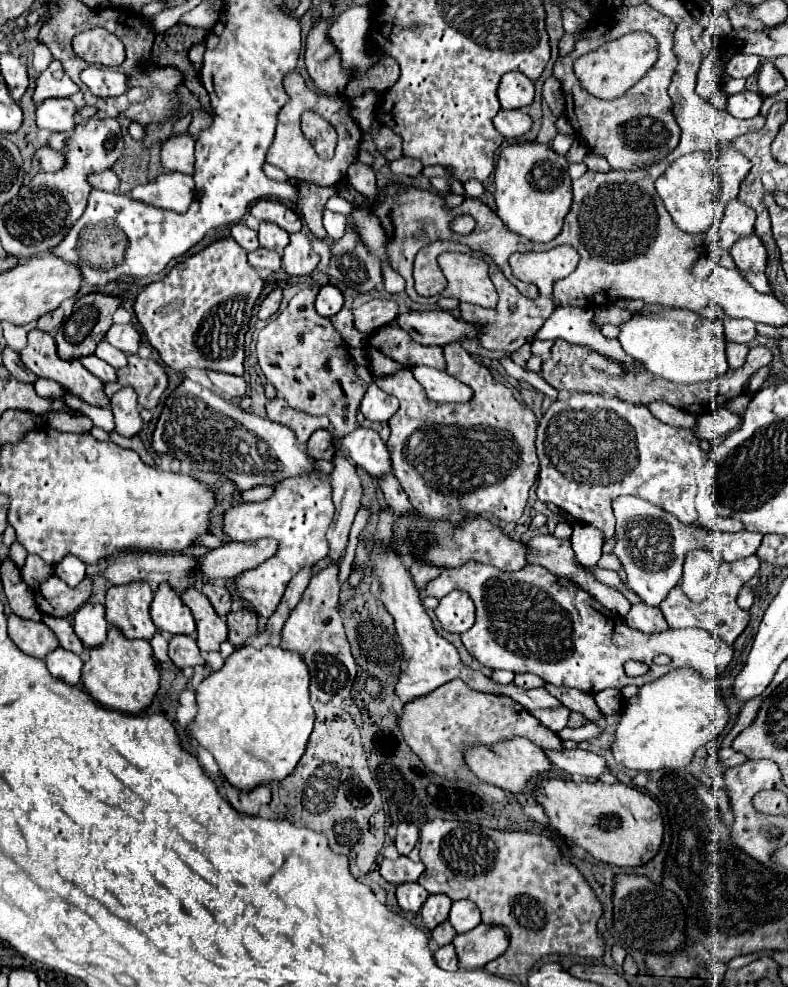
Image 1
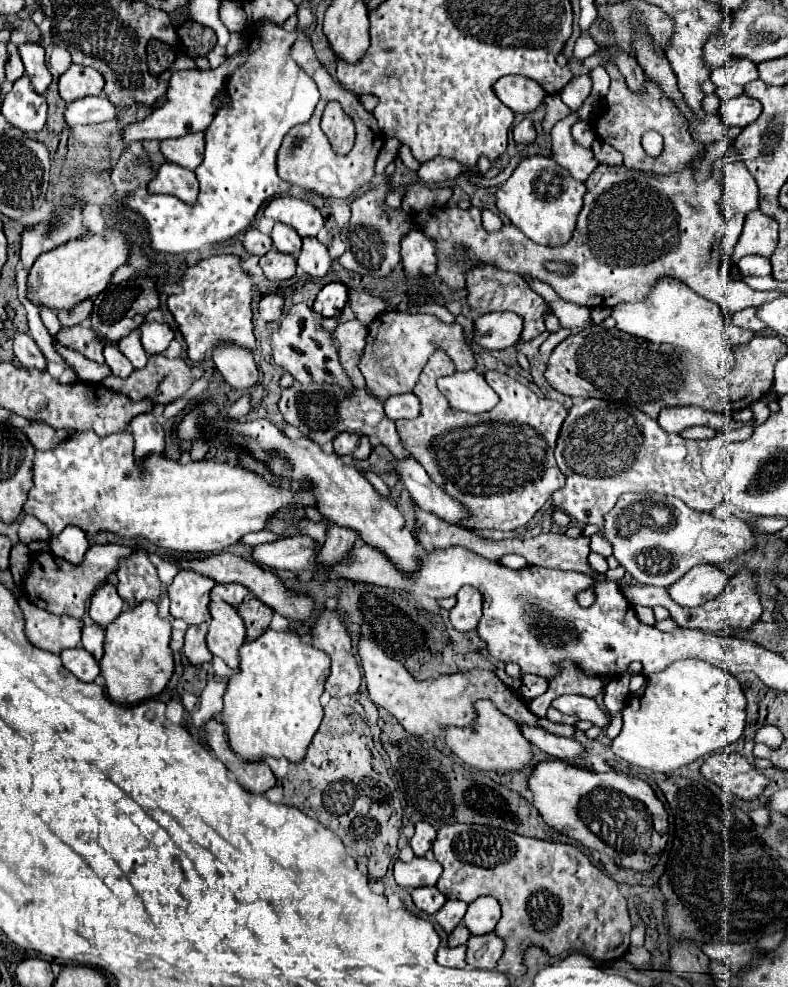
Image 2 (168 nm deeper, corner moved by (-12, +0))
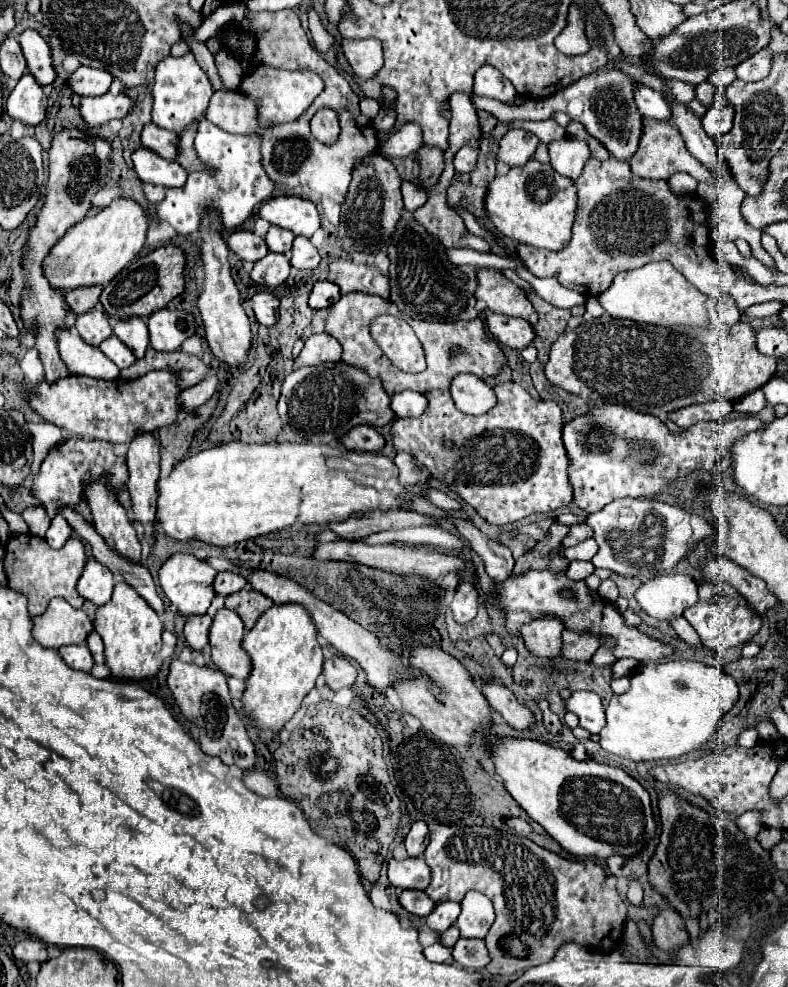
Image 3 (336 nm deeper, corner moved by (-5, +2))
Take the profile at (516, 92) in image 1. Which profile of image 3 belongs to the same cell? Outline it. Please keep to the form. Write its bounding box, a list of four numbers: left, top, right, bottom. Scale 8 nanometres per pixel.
[473,66,517,104]

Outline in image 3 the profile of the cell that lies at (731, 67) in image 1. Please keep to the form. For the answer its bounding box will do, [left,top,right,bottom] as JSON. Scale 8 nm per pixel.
[713,66,737,88]

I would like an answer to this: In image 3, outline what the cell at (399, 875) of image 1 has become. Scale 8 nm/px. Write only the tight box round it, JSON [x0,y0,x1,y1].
[389,858,431,890]

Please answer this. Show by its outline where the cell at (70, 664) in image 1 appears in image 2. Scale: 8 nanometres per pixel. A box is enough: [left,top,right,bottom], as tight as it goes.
[60,646,100,682]

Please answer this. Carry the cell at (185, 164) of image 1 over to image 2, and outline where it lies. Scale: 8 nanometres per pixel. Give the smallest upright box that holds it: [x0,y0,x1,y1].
[160,134,204,170]

